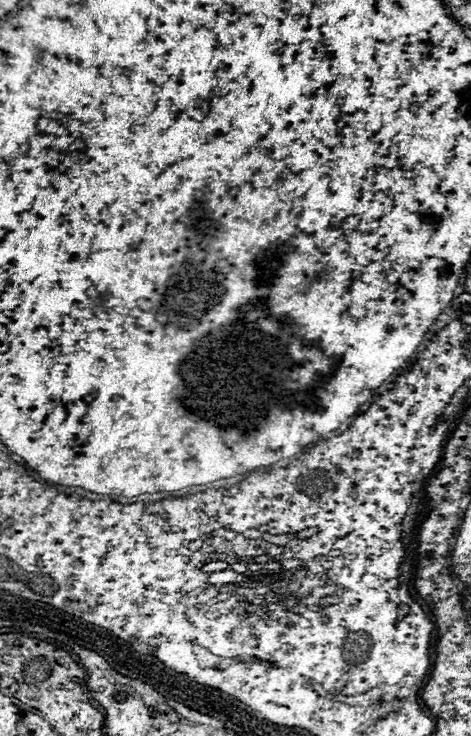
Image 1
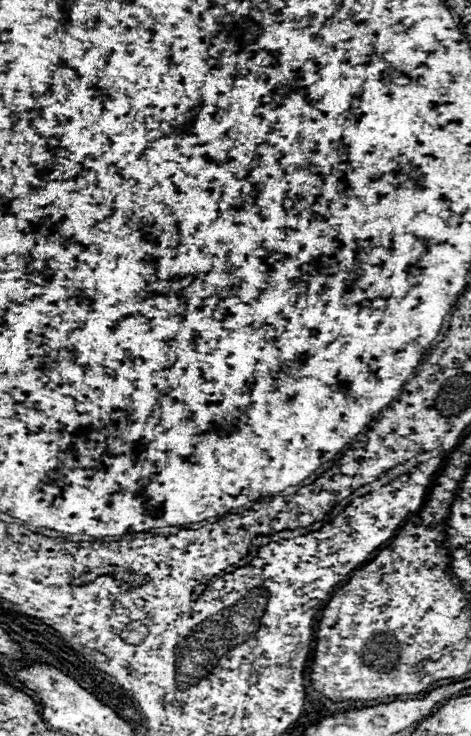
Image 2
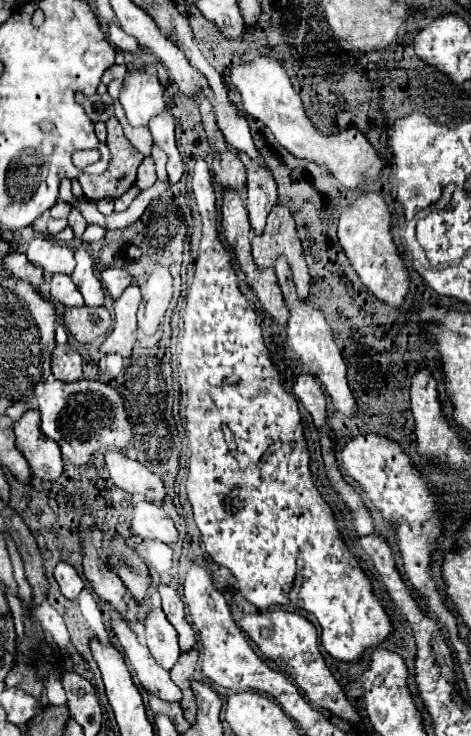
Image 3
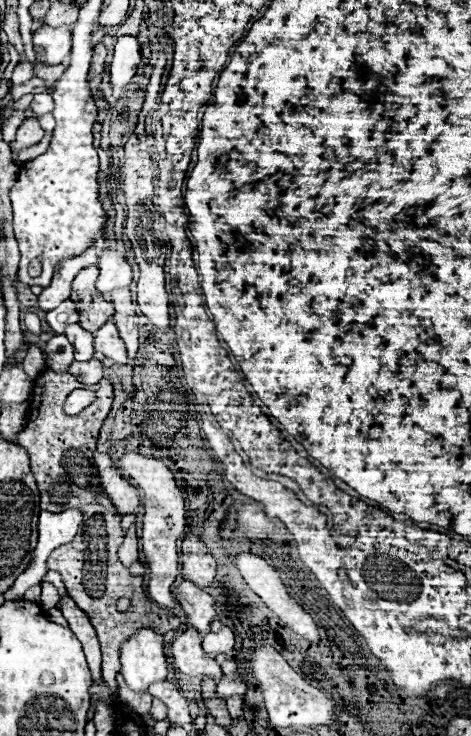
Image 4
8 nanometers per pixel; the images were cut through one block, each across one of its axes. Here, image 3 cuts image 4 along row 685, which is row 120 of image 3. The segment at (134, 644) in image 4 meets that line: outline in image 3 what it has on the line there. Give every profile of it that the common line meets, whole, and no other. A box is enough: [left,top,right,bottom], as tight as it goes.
[120,72,166,126]

